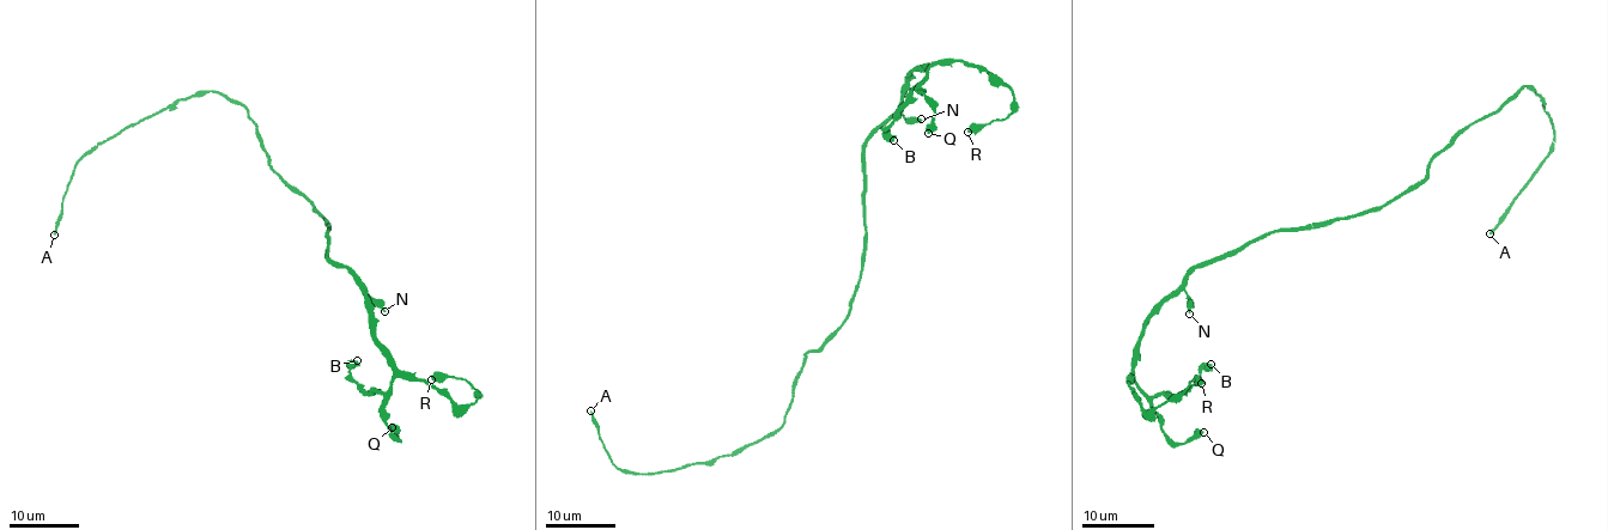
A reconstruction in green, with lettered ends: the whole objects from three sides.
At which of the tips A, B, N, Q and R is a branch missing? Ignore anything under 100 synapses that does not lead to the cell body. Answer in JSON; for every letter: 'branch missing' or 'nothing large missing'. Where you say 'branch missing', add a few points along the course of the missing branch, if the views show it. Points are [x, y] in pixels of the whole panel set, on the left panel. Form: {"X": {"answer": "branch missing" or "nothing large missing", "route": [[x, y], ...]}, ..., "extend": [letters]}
{"A": {"answer": "branch missing"}, "B": {"answer": "nothing large missing"}, "N": {"answer": "nothing large missing"}, "Q": {"answer": "nothing large missing"}, "R": {"answer": "nothing large missing"}, "extend": ["A"]}

